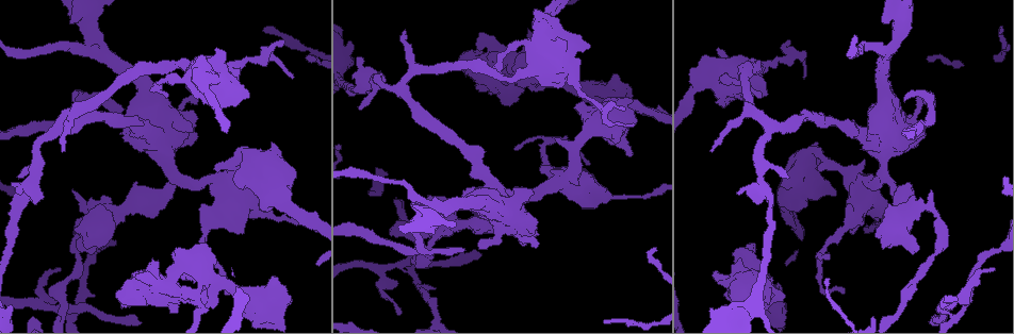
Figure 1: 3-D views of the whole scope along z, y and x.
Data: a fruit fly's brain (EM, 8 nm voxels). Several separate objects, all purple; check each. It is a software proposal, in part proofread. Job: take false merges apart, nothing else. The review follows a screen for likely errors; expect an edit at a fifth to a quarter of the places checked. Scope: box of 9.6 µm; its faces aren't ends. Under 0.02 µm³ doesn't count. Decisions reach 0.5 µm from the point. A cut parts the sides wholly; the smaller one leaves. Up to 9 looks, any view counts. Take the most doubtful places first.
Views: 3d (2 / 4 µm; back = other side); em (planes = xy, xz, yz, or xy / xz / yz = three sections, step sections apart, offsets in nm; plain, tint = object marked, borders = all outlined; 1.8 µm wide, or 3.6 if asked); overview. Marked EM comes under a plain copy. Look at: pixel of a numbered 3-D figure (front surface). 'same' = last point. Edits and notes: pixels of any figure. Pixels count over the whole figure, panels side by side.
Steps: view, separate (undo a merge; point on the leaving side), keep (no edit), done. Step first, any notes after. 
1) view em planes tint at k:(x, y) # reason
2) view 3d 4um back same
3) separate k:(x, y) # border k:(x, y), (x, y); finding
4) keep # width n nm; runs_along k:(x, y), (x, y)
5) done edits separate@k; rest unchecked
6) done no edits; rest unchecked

view em xz step 4 tint at 1:(435, 318) # arms run side by side

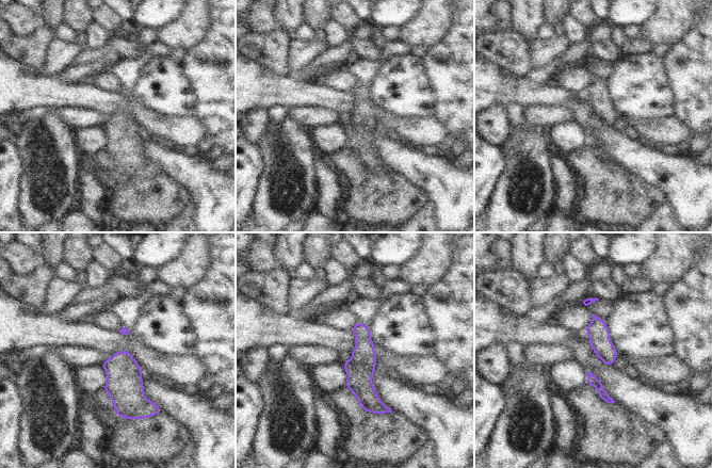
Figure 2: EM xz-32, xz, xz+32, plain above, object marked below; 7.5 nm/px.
view em planes tint same # cut it another way

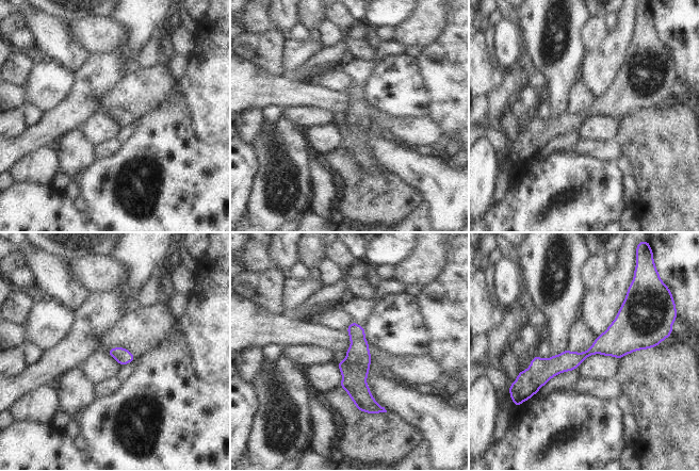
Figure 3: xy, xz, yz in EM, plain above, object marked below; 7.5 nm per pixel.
keep # runs_along 3:(651, 340), (602, 344), (529, 374); one neuron here

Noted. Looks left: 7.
view em 3.6um yz step 8 tint at 1:(165, 289) # touches itself

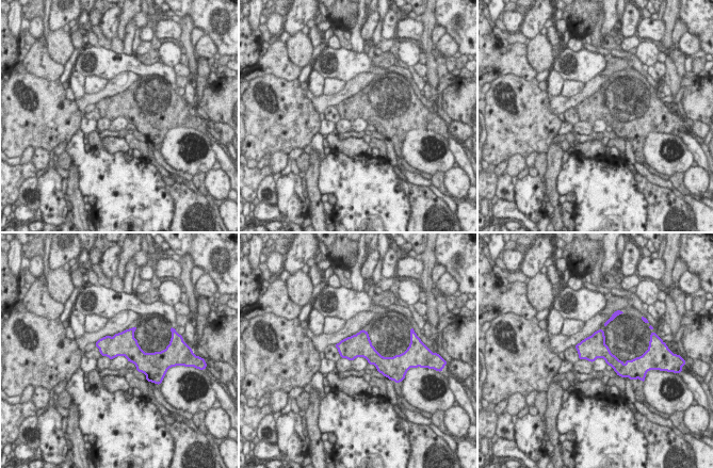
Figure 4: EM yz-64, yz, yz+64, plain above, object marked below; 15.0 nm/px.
view em 3.6um xz step 8 tint same # cut it another way

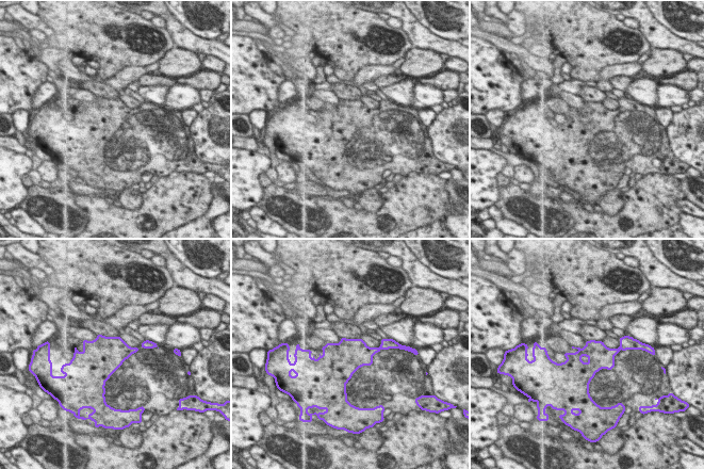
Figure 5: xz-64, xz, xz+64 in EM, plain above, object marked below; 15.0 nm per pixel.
keep # one neuron here

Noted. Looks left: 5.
view 3d 4um back at 1:(565, 180) # thick turns thin

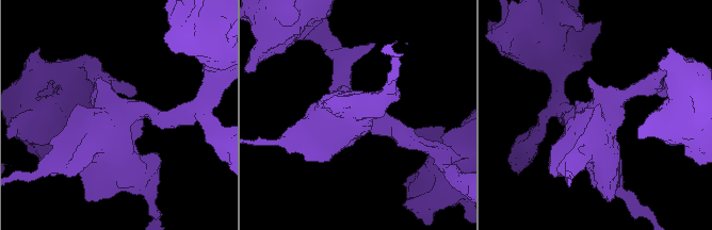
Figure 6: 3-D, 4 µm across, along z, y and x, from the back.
view em 3.6um planes borders at 6:(117, 114)

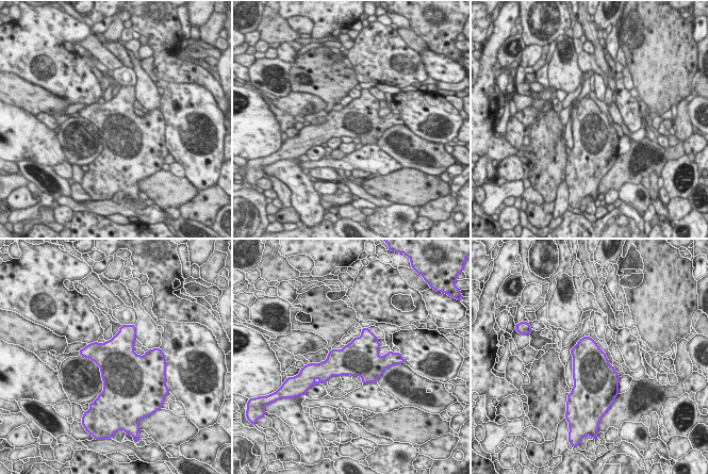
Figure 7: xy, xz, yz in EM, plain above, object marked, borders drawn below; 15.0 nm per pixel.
keep # one neuron here

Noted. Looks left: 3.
view em 3.6um xz step 4 tint at 1:(253, 298) # a fork

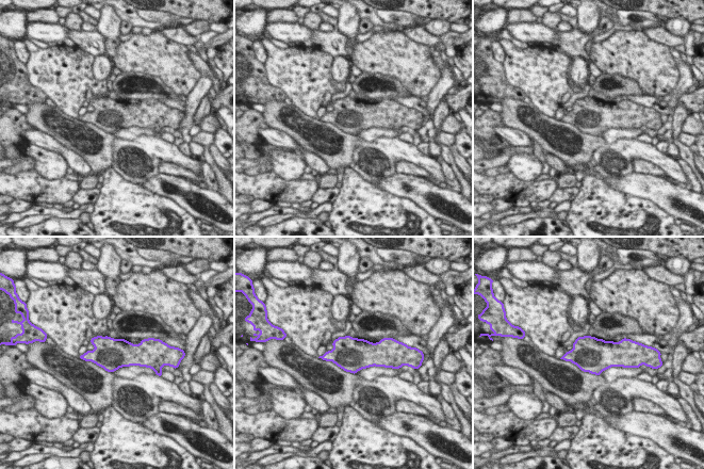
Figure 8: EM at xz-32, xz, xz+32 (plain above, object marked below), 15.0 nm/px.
view em 3.6um planes tint same # cut it another way

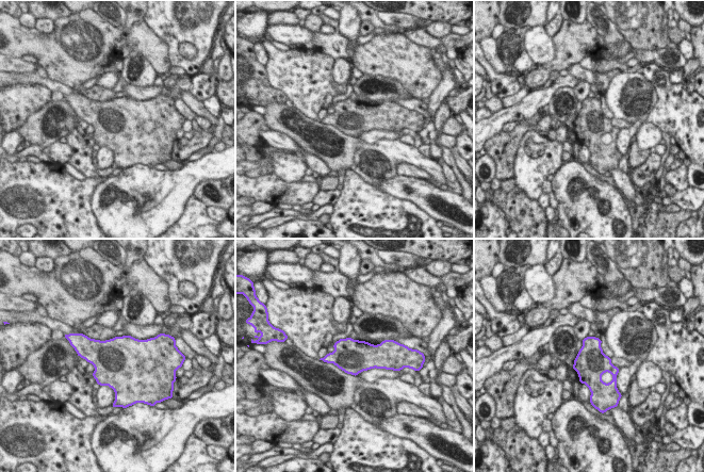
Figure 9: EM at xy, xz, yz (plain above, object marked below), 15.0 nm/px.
keep # all the same neuron

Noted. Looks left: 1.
done no edits; rest unchecked

